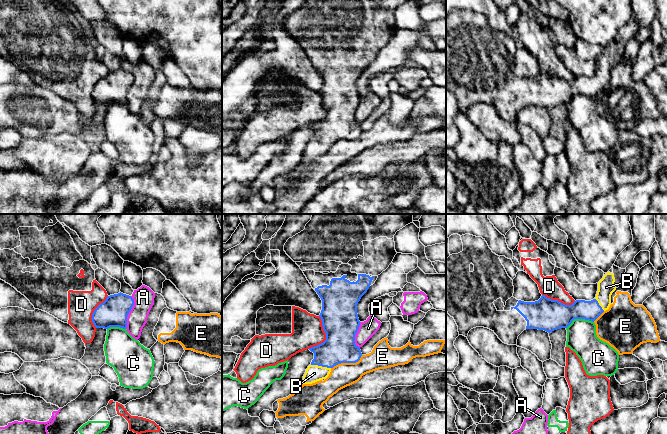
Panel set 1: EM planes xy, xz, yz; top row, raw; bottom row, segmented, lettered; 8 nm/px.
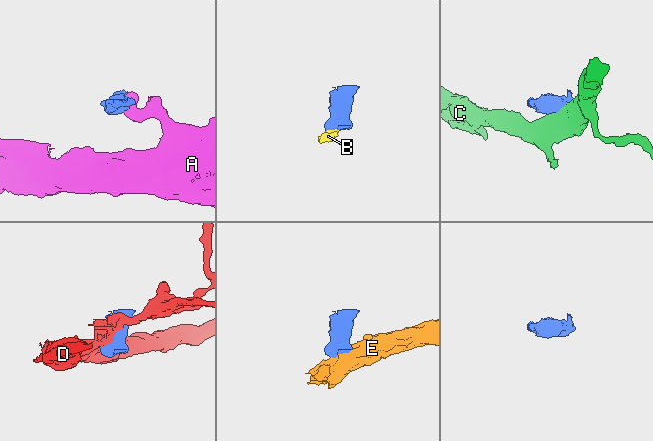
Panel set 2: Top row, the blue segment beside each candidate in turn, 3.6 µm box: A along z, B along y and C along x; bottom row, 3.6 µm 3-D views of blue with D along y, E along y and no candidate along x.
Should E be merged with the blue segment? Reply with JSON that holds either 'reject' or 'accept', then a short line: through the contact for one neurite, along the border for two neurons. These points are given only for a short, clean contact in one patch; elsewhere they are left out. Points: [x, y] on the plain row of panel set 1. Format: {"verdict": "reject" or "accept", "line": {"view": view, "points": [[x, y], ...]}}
{"verdict": "reject", "line": {"view": "xz", "points": [[362, 131], [355, 138], [341, 138], [331, 144]]}}

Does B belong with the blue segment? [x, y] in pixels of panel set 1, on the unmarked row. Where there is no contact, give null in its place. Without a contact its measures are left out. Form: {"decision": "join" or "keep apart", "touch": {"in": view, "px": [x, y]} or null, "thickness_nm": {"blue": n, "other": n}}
{"decision": "join", "touch": {"in": "xz", "px": [321, 141]}, "thickness_nm": {"blue": 260, "other": 140}}

